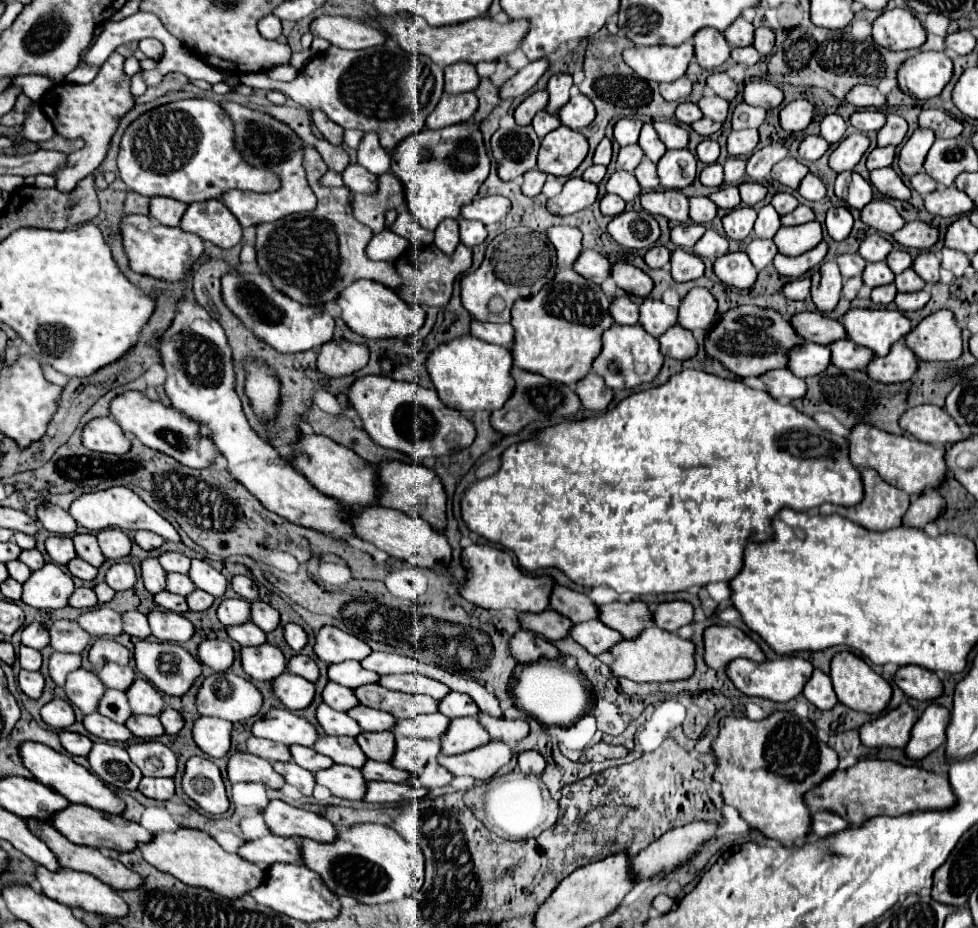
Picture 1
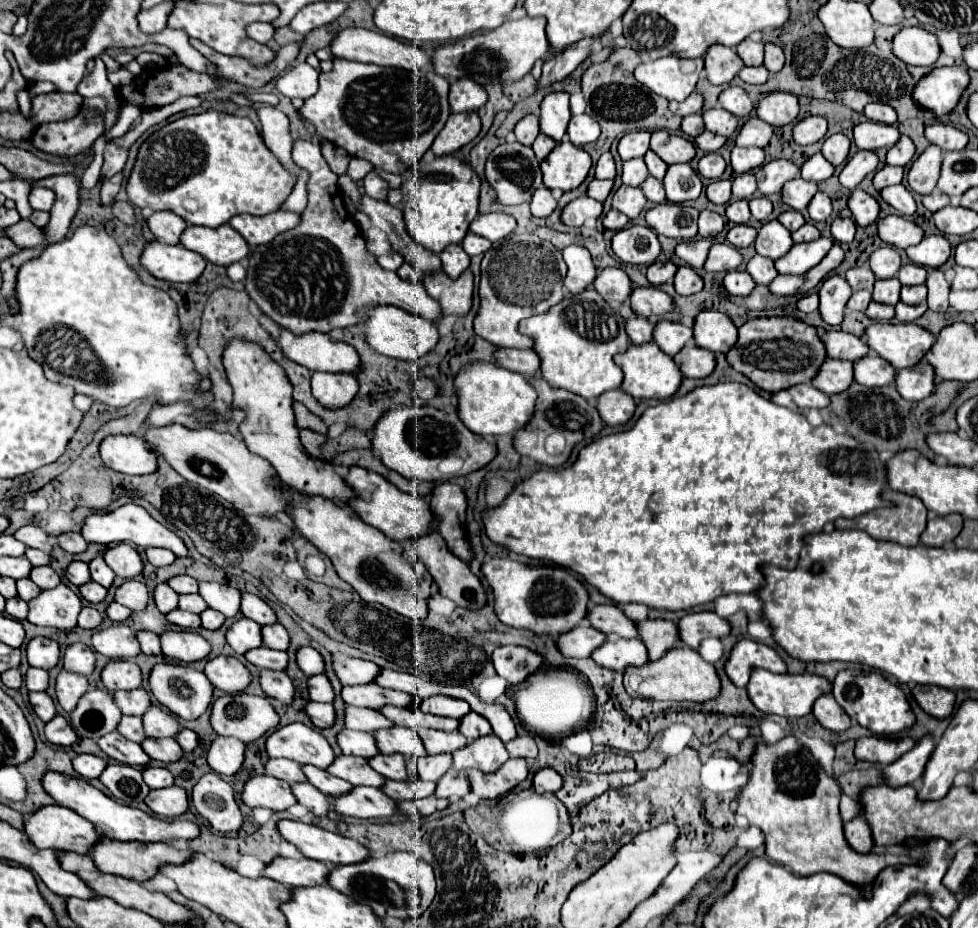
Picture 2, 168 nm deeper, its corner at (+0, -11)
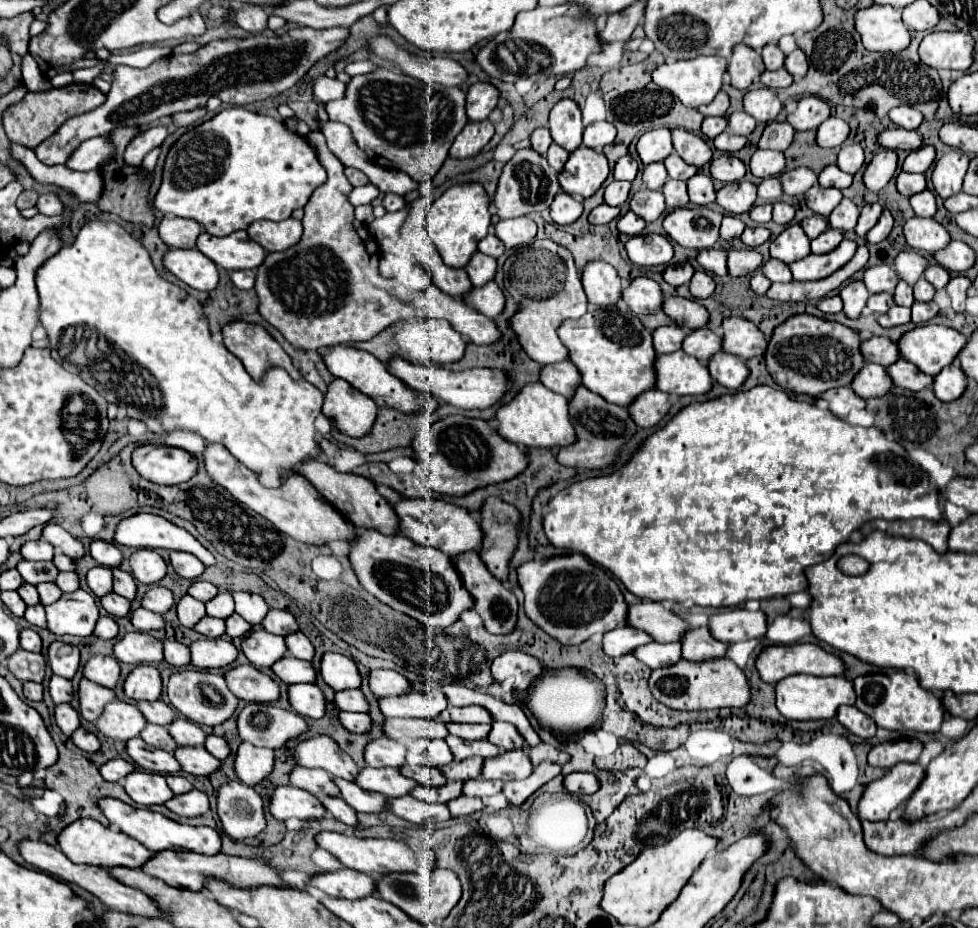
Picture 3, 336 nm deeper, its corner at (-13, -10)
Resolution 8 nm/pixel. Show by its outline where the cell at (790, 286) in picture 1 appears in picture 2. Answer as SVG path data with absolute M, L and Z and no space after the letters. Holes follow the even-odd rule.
M810 293L810 295L802 297L802 299L798 301L798 309L804 311L804 313L818 311L818 293Z

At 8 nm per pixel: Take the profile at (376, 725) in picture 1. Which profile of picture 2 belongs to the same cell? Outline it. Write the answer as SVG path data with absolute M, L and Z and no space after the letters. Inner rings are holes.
M392 727L384 731L376 731L374 737L384 755L400 753L408 759L426 757L426 749L420 735L410 727Z

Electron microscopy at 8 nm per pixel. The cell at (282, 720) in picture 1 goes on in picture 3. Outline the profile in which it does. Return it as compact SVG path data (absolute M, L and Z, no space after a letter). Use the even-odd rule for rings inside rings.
M325 734L301 740L295 746L293 758L299 766L323 768L329 774L345 780L355 780L359 772L353 758L349 758L349 754L345 754L337 742L333 742L333 738L325 738Z

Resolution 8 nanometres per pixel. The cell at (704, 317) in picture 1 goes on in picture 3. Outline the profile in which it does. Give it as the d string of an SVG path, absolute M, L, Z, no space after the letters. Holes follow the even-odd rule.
M729 316L723 320L723 350L729 354L735 354L743 360L749 360L753 356L763 356L767 348L767 340L761 334L761 330L737 316Z

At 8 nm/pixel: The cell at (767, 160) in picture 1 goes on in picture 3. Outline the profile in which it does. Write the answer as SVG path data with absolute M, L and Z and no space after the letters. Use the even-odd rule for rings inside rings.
M795 168L789 172L781 172L779 178L781 178L783 192L789 196L805 194L813 184L817 184L817 174L809 168Z

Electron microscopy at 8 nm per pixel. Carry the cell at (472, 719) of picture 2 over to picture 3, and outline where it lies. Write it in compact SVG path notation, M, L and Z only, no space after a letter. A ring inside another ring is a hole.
M493 722L487 740L491 744L495 744L497 748L501 748L501 750L525 748L525 740L517 732L517 728L513 724L507 724L507 722Z

